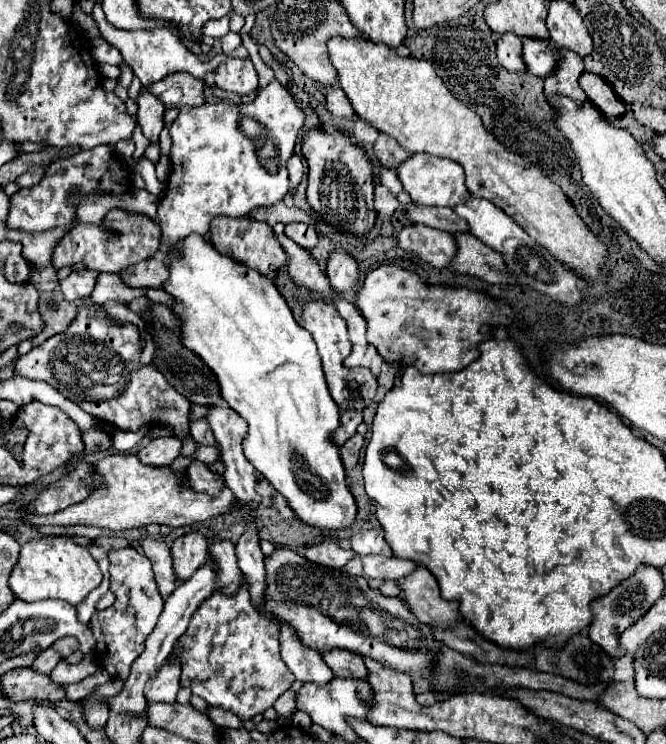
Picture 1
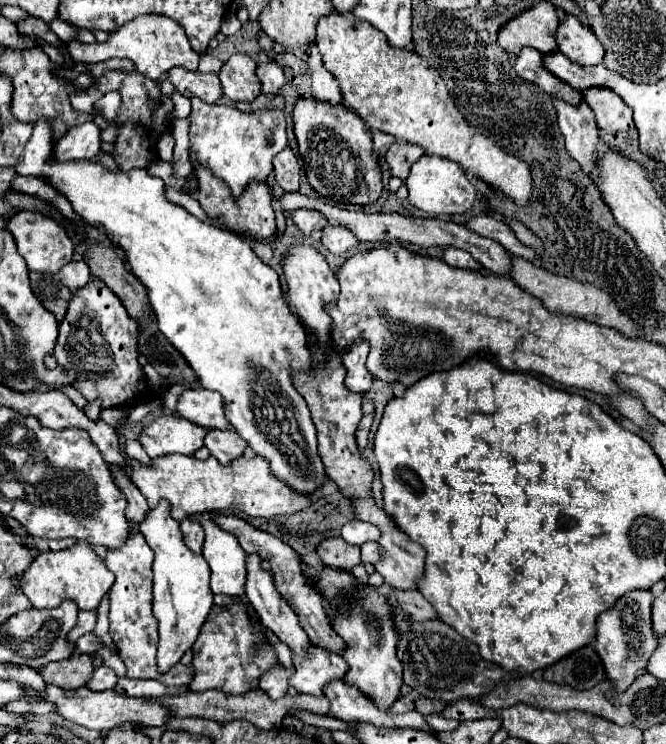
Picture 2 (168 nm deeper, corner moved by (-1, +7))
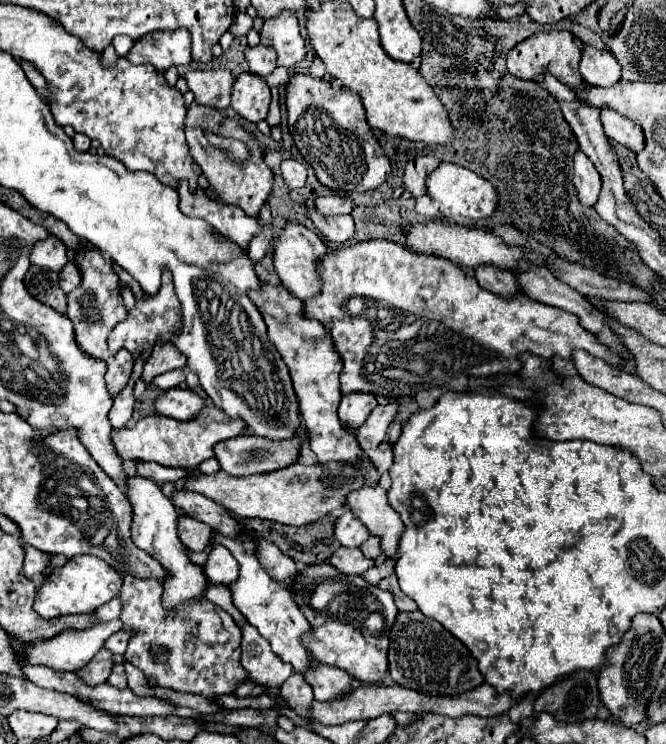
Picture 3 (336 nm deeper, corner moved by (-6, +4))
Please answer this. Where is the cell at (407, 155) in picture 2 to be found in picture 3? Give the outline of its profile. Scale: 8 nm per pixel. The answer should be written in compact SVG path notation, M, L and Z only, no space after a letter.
M420 156L420 158L414 158L406 164L406 170L404 170L404 188L414 196L424 196L426 194L426 176L438 168L440 160L436 156Z

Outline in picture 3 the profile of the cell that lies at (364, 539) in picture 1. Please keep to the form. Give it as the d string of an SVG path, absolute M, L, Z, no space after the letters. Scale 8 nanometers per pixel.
M348 508L334 522L334 538L342 546L348 546L348 548L360 546L368 536L370 536L368 528Z

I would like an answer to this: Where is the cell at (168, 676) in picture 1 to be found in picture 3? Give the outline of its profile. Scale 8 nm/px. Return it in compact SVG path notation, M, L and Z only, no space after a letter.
M138 474L130 476L126 480L126 500L132 506L132 516L134 516L134 524L132 528L132 540L138 548L146 550L152 558L156 558L168 572L168 580L164 582L164 606L166 608L176 608L178 604L190 600L190 598L200 598L204 596L204 588L206 588L206 576L202 574L202 570L198 566L194 566L188 558L188 550L184 548L184 544L178 540L178 532L176 532L176 508L170 504L170 500L162 494L162 490L154 484L154 480L146 480Z

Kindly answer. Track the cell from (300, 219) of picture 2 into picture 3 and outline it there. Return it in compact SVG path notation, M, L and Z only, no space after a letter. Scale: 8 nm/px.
M322 196L316 198L316 208L318 212L322 212L324 216L334 216L334 214L350 214L354 208L352 198L348 196Z

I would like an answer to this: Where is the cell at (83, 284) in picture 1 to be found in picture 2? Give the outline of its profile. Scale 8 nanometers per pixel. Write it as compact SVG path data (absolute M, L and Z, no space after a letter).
M71 261L59 271L59 277L61 277L61 283L65 287L69 287L71 291L77 291L89 283L91 269L85 261Z

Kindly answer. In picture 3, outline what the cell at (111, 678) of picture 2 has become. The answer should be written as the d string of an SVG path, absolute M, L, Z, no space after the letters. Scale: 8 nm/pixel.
M116 664L110 678L108 678L108 684L114 686L114 688L126 688L128 682L126 682L126 672L124 672L124 666Z

